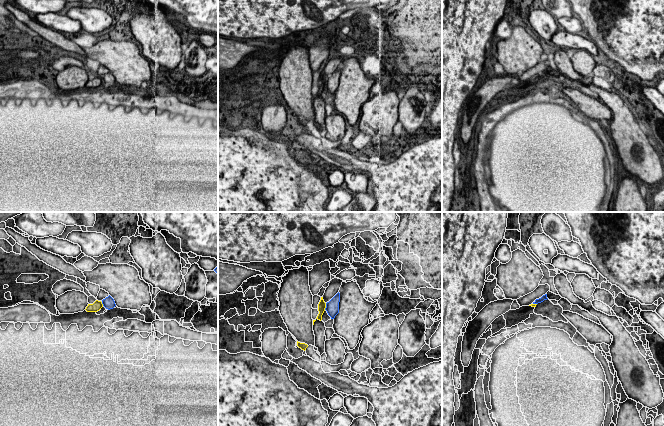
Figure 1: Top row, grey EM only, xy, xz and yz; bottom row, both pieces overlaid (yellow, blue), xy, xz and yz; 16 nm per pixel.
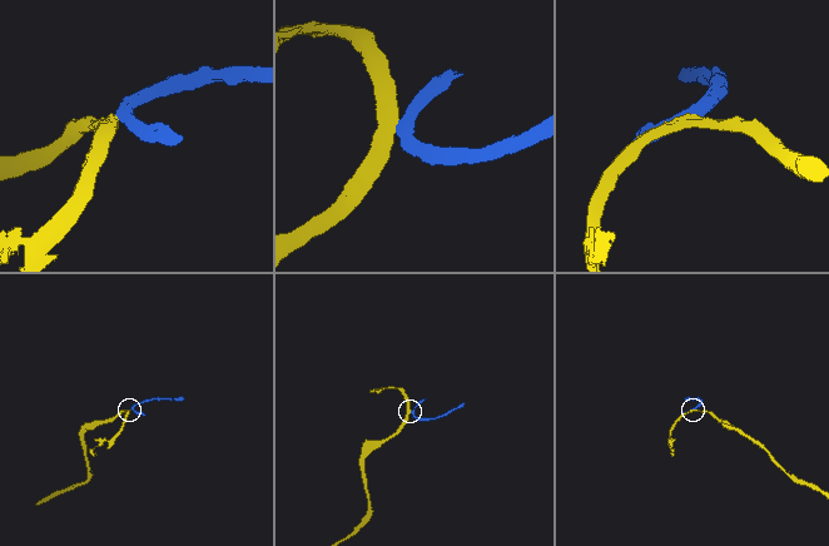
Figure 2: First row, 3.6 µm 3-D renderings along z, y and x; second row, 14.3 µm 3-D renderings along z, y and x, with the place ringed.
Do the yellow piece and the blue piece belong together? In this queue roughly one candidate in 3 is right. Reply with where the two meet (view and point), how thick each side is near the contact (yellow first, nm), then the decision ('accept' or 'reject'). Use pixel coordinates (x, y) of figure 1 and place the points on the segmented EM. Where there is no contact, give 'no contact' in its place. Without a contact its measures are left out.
xz (325, 306) | 130/220 nm | reject

